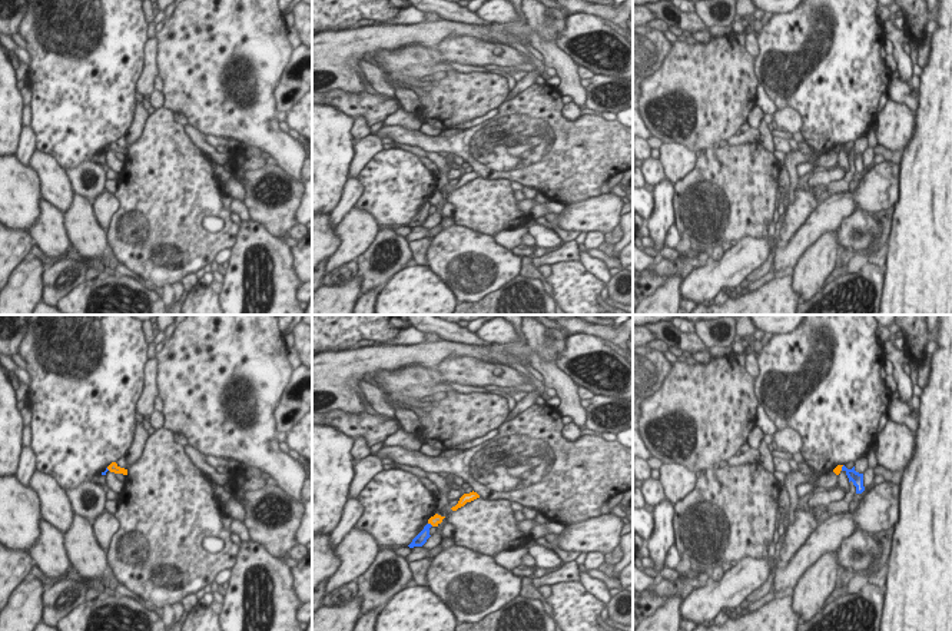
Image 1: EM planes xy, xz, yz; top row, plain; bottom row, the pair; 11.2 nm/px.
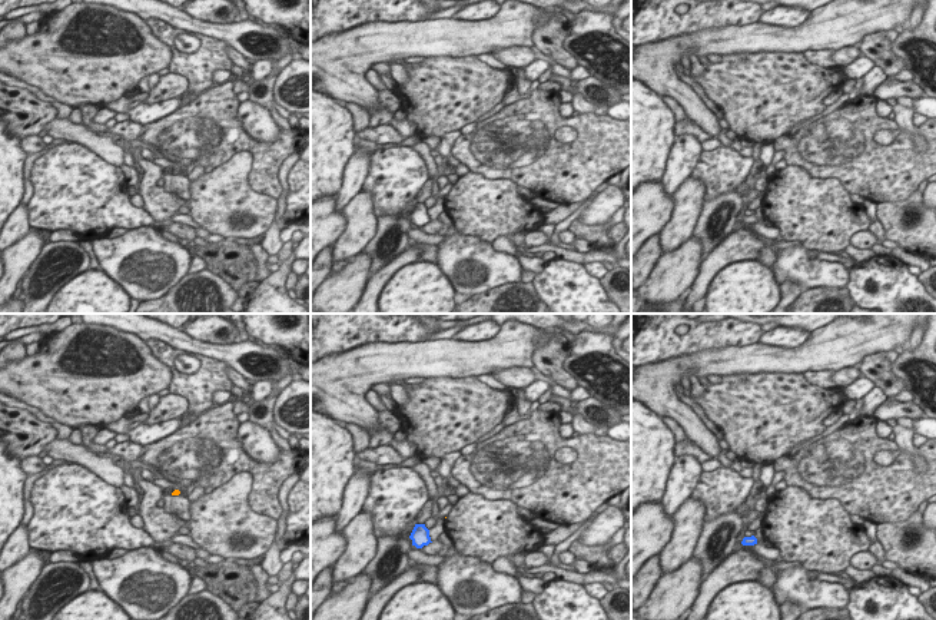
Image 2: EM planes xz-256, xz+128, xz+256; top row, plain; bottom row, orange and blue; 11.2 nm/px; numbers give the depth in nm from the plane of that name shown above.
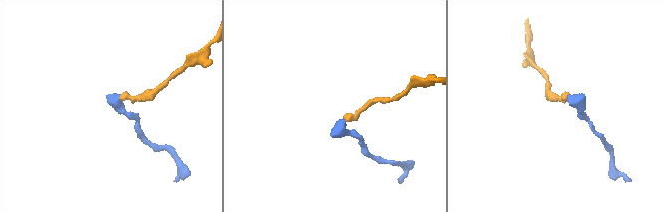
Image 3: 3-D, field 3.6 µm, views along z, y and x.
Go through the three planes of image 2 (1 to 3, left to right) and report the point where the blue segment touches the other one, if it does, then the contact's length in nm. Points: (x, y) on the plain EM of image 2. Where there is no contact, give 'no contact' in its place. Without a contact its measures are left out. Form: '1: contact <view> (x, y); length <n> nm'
1: no contact
2: no contact
3: no contact

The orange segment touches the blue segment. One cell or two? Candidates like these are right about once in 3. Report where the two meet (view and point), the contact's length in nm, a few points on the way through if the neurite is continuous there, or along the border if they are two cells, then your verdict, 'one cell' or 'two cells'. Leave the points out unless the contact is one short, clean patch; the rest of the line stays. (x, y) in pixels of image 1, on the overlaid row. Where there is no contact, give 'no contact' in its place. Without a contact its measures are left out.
meets orange in xz at (431, 524); contact 70 nm long; border along xz (428, 522), (433, 525); two cells

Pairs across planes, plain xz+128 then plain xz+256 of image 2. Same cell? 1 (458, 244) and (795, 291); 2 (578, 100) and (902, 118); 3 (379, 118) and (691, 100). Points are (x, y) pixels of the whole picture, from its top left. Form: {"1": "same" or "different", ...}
{"1": "different", "2": "same", "3": "same"}

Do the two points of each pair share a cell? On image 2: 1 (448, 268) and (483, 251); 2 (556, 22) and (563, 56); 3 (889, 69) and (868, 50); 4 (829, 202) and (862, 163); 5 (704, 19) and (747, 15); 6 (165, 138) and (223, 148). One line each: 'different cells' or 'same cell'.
1: same cell
2: same cell
3: same cell
4: different cells
5: same cell
6: same cell

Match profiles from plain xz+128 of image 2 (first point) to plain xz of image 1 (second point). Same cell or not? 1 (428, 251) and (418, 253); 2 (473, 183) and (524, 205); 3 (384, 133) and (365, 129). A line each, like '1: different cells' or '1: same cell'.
1: same cell
2: different cells
3: different cells

